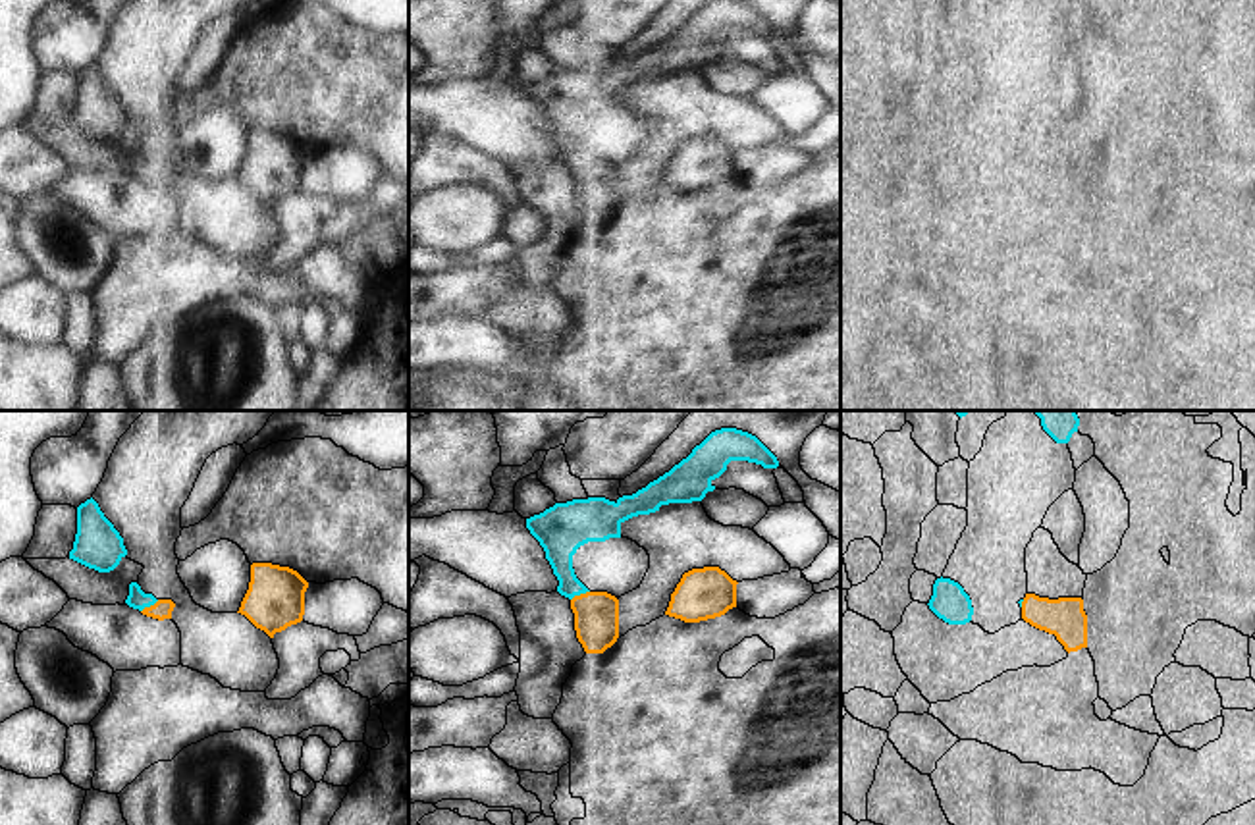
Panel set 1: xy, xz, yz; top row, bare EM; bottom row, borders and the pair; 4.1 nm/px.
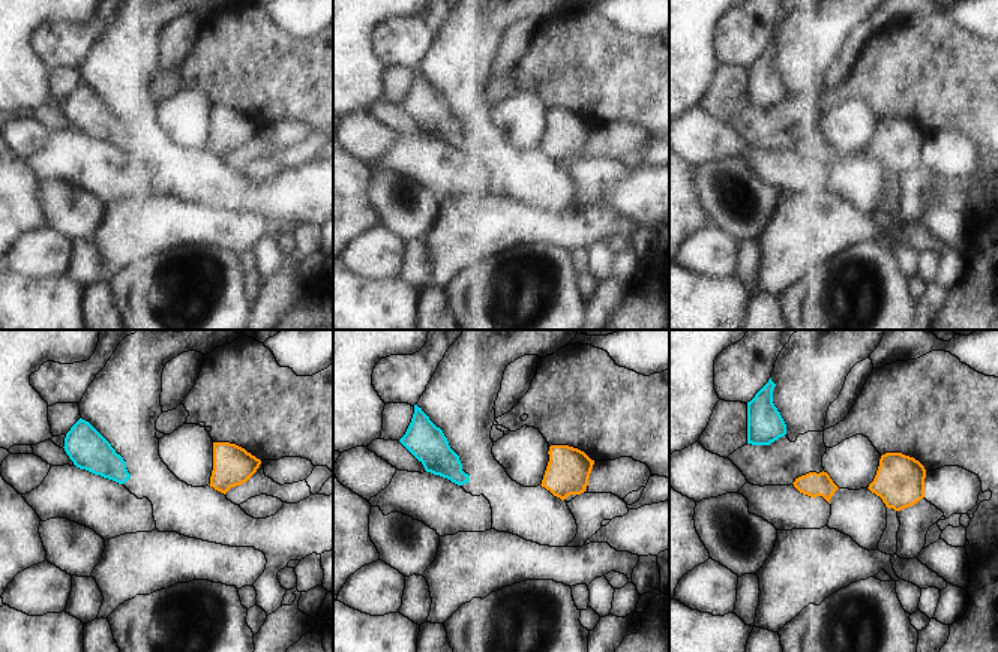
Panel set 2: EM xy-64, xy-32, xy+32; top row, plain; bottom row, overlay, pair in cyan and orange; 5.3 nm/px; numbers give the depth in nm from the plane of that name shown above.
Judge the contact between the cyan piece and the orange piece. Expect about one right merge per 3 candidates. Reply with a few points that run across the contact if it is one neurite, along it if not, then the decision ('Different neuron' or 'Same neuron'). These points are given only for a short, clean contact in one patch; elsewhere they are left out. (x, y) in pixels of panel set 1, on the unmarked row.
Line: xz (560, 106), (561, 135), (579, 162), (596, 182). Same neuron.

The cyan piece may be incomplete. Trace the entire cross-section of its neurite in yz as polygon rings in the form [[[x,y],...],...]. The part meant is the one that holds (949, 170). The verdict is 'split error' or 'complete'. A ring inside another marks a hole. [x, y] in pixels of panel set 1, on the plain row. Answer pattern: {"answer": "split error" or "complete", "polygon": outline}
{"answer": "complete", "polygon": [[[937,146],[929,177],[948,193],[966,193],[972,189],[974,175],[964,156],[950,146]]]}

